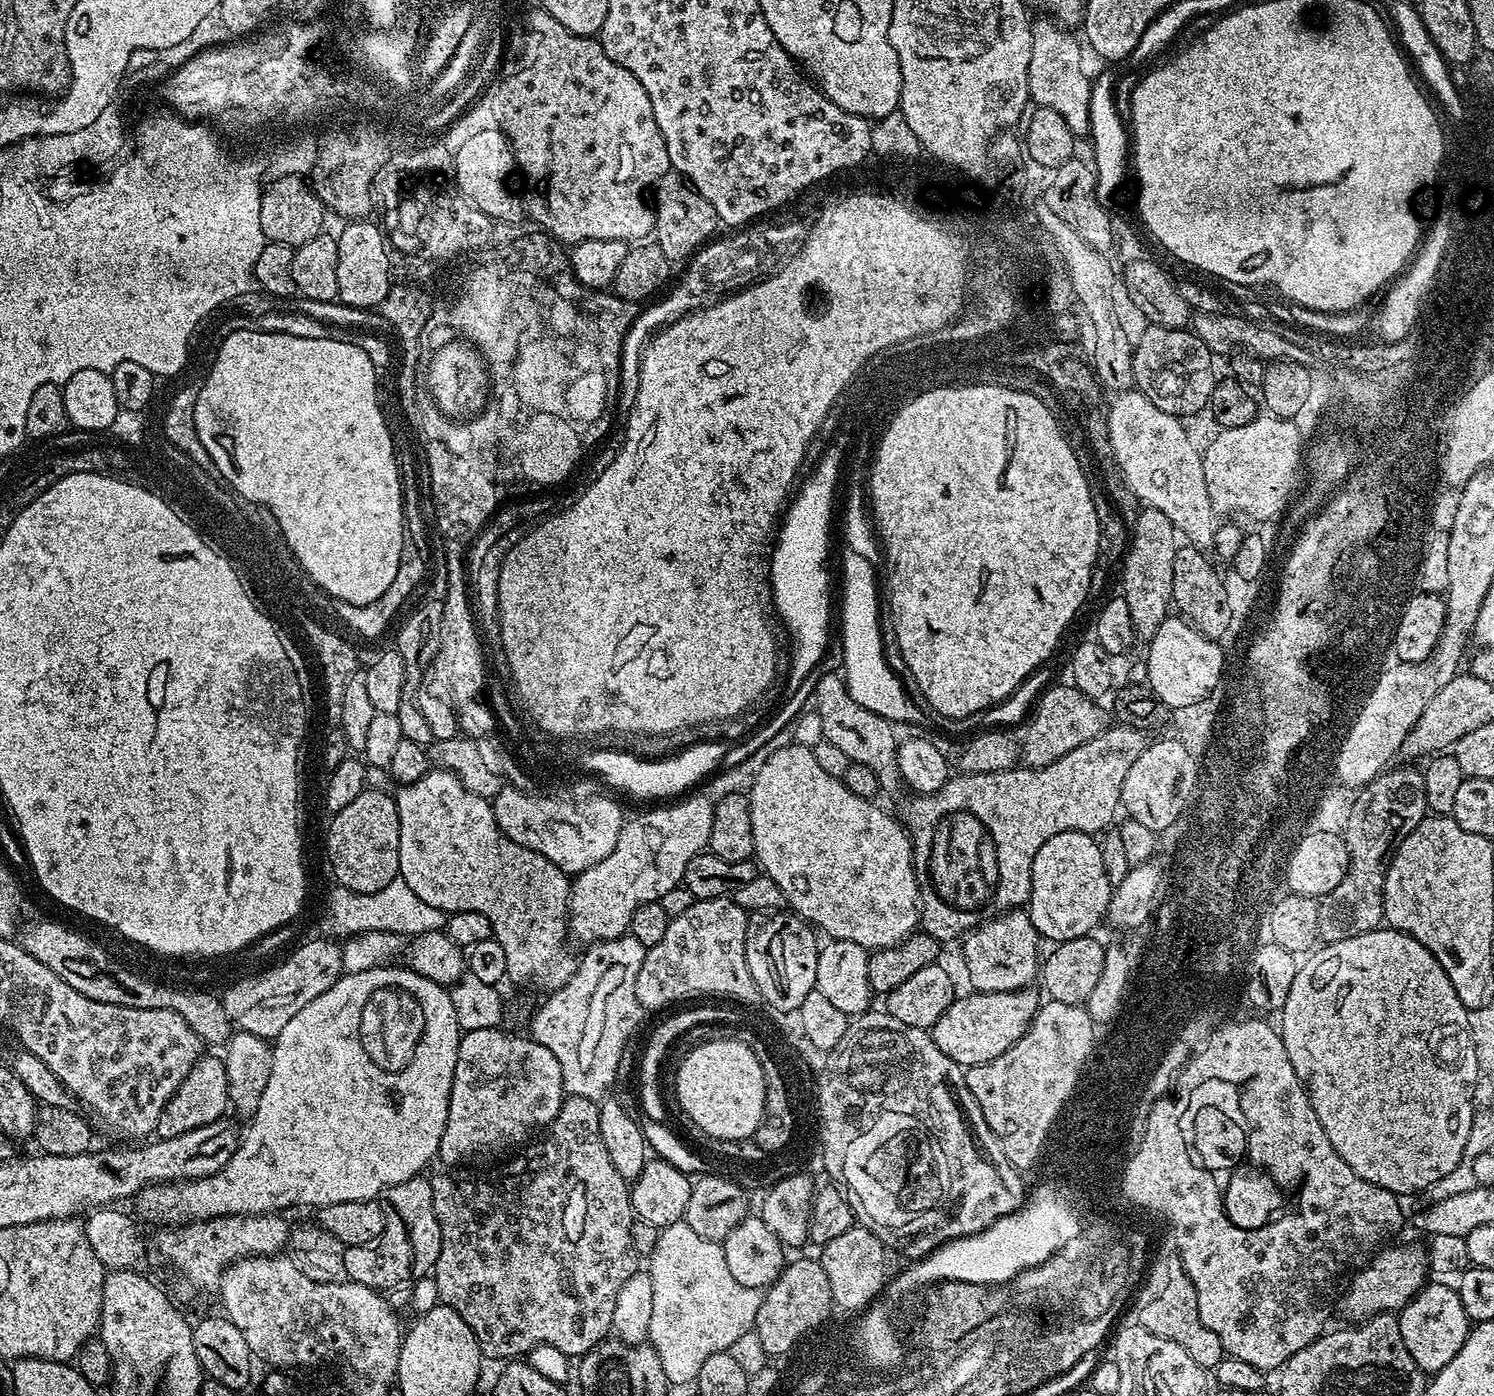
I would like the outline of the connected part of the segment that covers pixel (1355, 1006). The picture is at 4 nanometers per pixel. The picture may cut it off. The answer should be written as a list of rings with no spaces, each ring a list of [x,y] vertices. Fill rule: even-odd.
[[[1381,926],[1373,932],[1358,934],[1358,938],[1346,938],[1346,942],[1324,944],[1305,960],[1308,961],[1305,964],[1303,961],[1296,969],[1294,986],[1290,986],[1290,994],[1279,1013],[1278,1031],[1284,1040],[1286,1054],[1290,1054],[1290,1062],[1308,1091],[1314,1114],[1318,1114],[1318,1122],[1322,1122],[1326,1138],[1330,1138],[1330,1146],[1334,1146],[1334,1150],[1342,1154],[1346,1166],[1350,1166],[1354,1174],[1366,1178],[1366,1182],[1374,1182],[1374,1186],[1382,1186],[1397,1194],[1423,1193],[1424,1188],[1445,1177],[1458,1166],[1470,1135],[1471,1099],[1474,1098],[1478,1063],[1471,1042],[1470,1027],[1467,1026],[1469,1009],[1464,1008],[1458,994],[1454,994],[1450,978],[1446,978],[1446,970],[1442,970],[1434,954],[1430,954],[1430,950],[1426,950],[1426,946],[1422,946],[1414,937],[1394,928]]]

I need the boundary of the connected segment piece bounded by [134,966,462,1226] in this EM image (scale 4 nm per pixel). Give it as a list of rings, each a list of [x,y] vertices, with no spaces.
[[[377,966],[372,969],[363,970],[361,973],[350,973],[341,975],[338,982],[334,982],[334,986],[330,986],[330,990],[326,990],[326,994],[318,994],[318,998],[314,998],[314,1002],[310,1002],[307,1006],[302,1006],[302,1010],[298,1010],[298,1014],[294,1014],[294,1018],[290,1018],[290,1022],[286,1022],[286,1026],[282,1026],[282,1030],[274,1038],[272,1044],[272,1065],[270,1066],[270,1082],[266,1082],[266,1090],[262,1090],[262,1102],[258,1102],[258,1110],[250,1118],[252,1124],[248,1128],[248,1133],[243,1133],[242,1139],[236,1147],[233,1156],[226,1162],[224,1168],[218,1170],[209,1177],[200,1177],[197,1180],[177,1180],[173,1183],[159,1183],[146,1185],[134,1197],[136,1208],[140,1211],[139,1219],[153,1220],[154,1223],[160,1224],[156,1226],[179,1226],[182,1224],[190,1224],[193,1220],[213,1220],[219,1216],[265,1216],[271,1212],[280,1214],[285,1210],[283,1208],[313,1208],[319,1210],[337,1204],[338,1202],[358,1202],[359,1200],[375,1200],[390,1186],[406,1182],[412,1176],[421,1175],[425,1171],[431,1160],[437,1159],[440,1143],[442,1142],[442,1130],[446,1130],[446,1114],[450,1106],[450,1086],[454,1082],[454,1066],[458,1062],[458,1046],[460,1045],[460,1037],[462,1035],[461,1028],[458,1024],[457,1015],[454,1014],[454,1005],[451,1002],[450,991],[445,985],[432,981],[428,977],[424,977],[420,973],[412,971],[411,967],[404,968],[388,968],[390,966]]]

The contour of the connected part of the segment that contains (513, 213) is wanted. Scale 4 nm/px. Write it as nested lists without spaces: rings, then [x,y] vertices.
[[[495,126],[479,131],[471,136],[462,148],[454,154],[456,160],[455,187],[462,196],[469,201],[478,211],[485,212],[493,221],[501,220],[504,224],[516,224],[525,219],[526,213],[519,195],[512,193],[508,179],[514,176],[514,161],[512,148],[503,132]]]

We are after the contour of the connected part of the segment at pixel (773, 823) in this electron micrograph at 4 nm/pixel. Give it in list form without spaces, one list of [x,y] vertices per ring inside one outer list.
[[[789,742],[785,748],[771,752],[769,751],[763,757],[763,759],[765,758],[764,765],[757,770],[756,777],[752,780],[752,789],[747,789],[746,792],[750,806],[750,830],[754,830],[754,856],[763,875],[769,876],[782,889],[784,899],[790,905],[791,911],[801,920],[806,920],[815,926],[821,933],[824,931],[825,937],[856,942],[867,950],[889,948],[902,943],[907,936],[911,936],[913,932],[917,931],[920,923],[920,887],[912,865],[912,839],[908,836],[903,823],[893,813],[892,817],[890,813],[883,812],[878,806],[879,803],[866,798],[858,798],[858,794],[850,794],[850,790],[846,790],[843,779],[826,774],[826,770],[822,770],[822,766],[818,766],[811,748]]]

